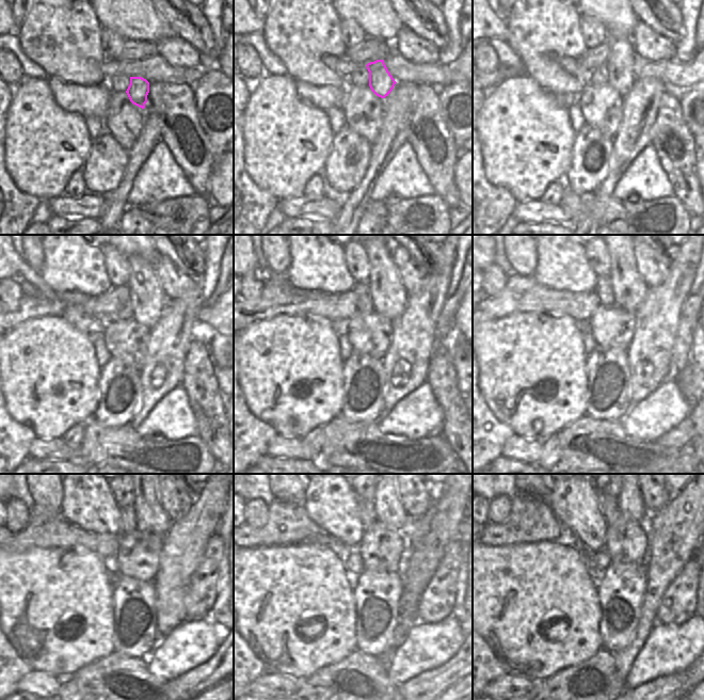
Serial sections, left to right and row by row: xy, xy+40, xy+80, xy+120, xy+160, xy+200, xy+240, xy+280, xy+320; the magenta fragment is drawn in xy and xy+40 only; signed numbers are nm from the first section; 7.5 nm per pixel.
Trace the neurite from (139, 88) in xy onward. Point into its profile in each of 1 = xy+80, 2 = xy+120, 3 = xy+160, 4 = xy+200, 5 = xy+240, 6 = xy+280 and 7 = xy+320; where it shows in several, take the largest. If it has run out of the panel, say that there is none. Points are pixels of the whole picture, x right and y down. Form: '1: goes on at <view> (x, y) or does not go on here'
1: goes on at xy+80 (620, 62)
2: goes on at xy+120 (148, 299)
3: goes on at xy+160 (389, 296)
4: goes on at xy+200 (628, 287)
5: goes on at xy+240 (150, 516)
6: goes on at xy+280 (389, 510)
7: goes on at xy+320 (629, 498)

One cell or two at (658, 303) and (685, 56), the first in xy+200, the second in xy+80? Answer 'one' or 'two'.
two

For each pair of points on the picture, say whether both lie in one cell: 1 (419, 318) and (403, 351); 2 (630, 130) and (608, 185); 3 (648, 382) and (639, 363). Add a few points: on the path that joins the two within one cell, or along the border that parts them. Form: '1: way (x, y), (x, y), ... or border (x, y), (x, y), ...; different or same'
1: way (417, 327), (415, 338), (412, 343); same
2: way (626, 144), (616, 171); same
3: way (645, 378), (645, 369), (643, 367); same

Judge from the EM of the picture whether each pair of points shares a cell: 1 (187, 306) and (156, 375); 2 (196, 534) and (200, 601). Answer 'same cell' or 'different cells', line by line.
1: same cell
2: different cells

